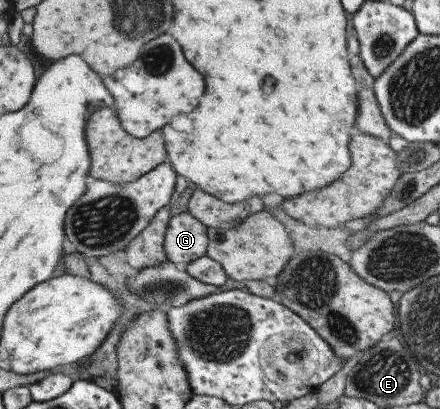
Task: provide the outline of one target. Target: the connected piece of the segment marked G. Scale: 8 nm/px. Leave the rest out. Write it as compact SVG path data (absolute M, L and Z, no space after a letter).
M188 212L170 217L163 237L163 253L177 267L185 267L191 261L205 256L207 228Z

